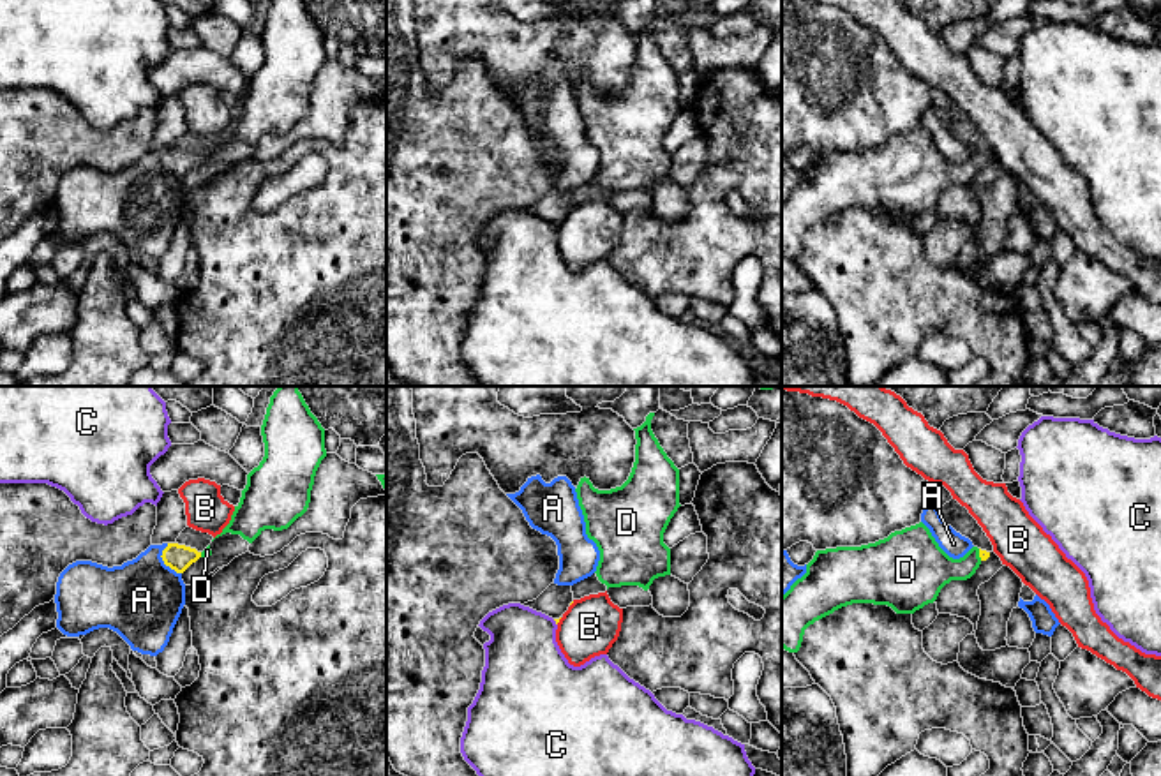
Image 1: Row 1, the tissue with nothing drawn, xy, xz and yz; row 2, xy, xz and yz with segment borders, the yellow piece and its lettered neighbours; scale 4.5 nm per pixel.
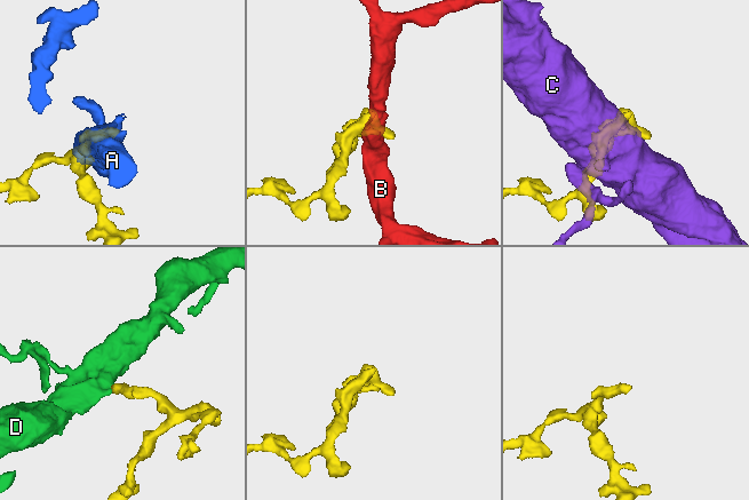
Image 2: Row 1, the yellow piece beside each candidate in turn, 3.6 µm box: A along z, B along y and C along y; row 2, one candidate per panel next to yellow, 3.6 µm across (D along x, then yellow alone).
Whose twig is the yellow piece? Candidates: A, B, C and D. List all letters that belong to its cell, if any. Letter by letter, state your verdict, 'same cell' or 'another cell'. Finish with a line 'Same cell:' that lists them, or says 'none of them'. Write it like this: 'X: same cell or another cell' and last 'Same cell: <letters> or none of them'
A: another cell
B: another cell
C: another cell
D: same cell
Same cell: D

